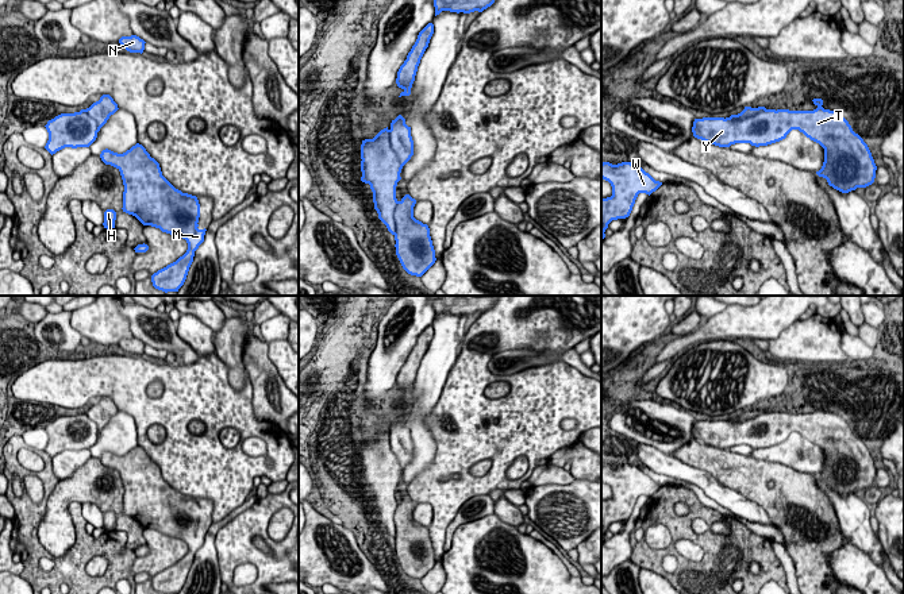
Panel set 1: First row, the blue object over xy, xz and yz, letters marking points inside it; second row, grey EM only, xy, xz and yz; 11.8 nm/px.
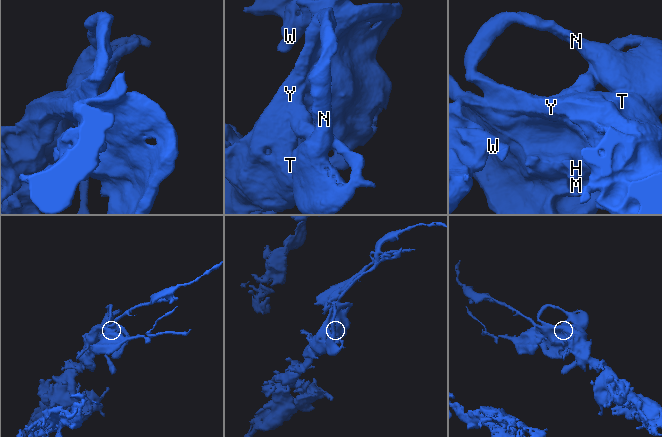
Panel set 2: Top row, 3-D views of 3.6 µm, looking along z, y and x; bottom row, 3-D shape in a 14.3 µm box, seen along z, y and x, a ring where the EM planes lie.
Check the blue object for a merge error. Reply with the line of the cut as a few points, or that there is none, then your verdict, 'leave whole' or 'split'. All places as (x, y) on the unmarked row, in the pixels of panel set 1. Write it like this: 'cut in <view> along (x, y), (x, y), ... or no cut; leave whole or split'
no cut; leave whole

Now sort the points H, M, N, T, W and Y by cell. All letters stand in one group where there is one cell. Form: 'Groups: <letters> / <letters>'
Groups: H M N T W Y

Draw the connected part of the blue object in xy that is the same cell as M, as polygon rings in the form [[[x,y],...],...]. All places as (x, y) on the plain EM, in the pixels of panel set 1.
[[[139,446],[123,456],[105,451],[100,460],[120,474],[124,487],[123,514],[135,518],[143,528],[159,531],[186,543],[186,555],[151,578],[155,591],[178,594],[207,533],[197,531],[200,520],[197,500],[176,491],[162,478],[159,466]]]

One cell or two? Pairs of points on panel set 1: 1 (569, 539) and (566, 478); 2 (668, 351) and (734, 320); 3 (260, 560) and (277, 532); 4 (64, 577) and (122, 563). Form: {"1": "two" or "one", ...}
{"1": "two", "2": "one", "3": "two", "4": "one"}

